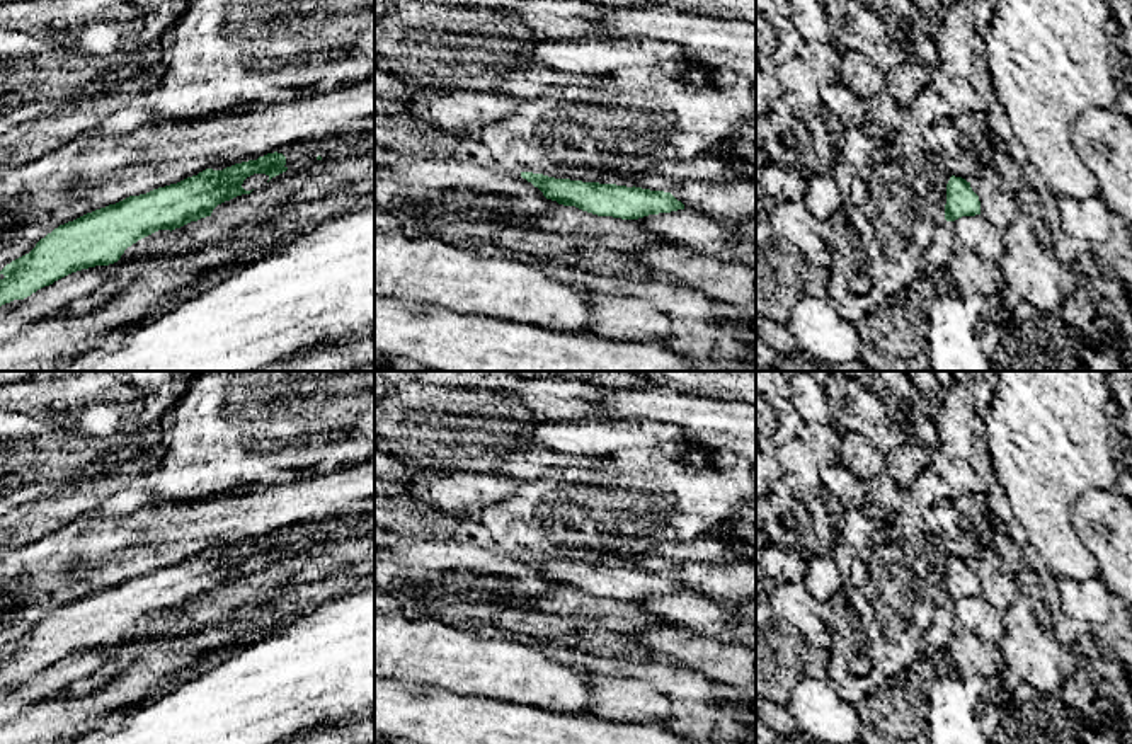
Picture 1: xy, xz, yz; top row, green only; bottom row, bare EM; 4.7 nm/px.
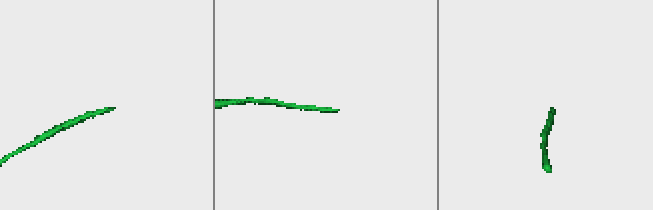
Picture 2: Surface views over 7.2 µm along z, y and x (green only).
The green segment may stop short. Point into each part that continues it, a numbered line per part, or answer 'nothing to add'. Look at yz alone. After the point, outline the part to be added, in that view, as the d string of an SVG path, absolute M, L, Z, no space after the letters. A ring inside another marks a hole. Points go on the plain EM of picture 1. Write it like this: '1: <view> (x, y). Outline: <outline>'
nothing to add

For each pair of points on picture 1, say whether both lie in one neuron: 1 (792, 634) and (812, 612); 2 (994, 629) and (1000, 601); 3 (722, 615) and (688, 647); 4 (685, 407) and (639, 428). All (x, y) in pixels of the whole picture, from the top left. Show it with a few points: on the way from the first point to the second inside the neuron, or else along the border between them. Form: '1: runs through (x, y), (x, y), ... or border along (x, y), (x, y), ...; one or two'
1: border along (787, 622), (802, 639); two
2: border along (979, 596), (1001, 613); two
3: border along (663, 623), (722, 637); two
4: border along (613, 417), (673, 423), (688, 440); two

